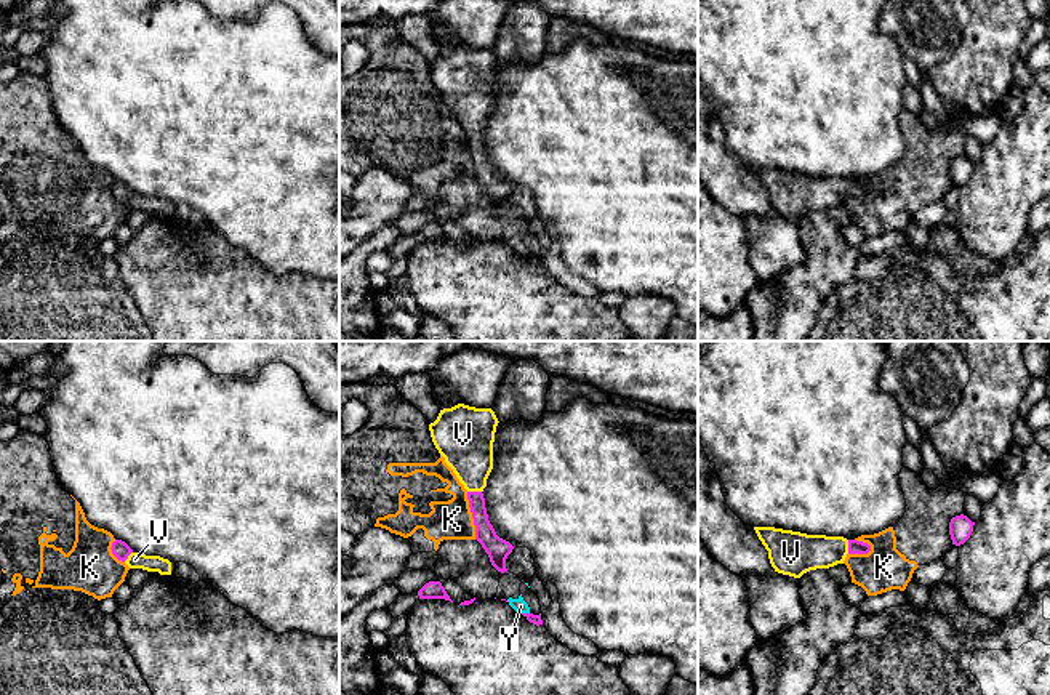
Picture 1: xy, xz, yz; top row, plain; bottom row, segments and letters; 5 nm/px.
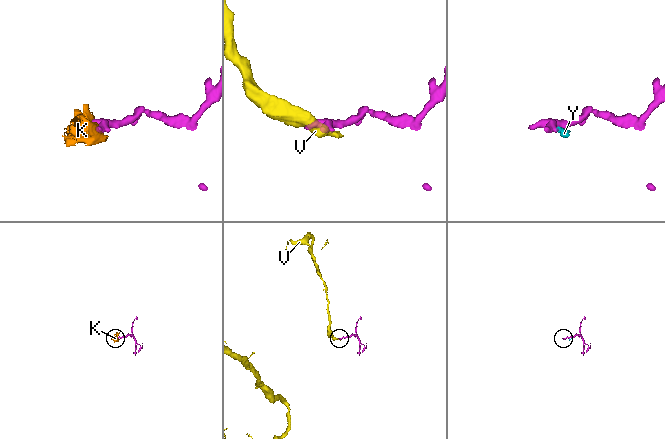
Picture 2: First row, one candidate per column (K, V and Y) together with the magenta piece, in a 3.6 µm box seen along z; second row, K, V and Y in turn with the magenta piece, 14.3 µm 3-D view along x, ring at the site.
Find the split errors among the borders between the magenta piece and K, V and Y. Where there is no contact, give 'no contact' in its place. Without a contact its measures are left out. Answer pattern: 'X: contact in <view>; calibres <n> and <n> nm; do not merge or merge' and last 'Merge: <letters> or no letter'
K: contact in xz; calibres 120 and 200 nm; do not merge
V: contact in xz; calibres 100 and 260 nm; merge
Y: contact in xz; calibres 50 and 70 nm; do not merge
Merge: V

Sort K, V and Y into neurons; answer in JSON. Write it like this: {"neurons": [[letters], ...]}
{"neurons": [["K", "Y"], ["V"]]}

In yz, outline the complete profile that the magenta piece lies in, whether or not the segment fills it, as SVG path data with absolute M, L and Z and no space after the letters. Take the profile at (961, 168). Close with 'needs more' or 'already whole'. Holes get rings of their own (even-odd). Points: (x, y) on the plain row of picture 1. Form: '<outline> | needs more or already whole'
M964 155L952 159L949 163L949 176L951 176L952 186L956 187L964 186L972 176L973 167L975 163L972 163Z | already whole

